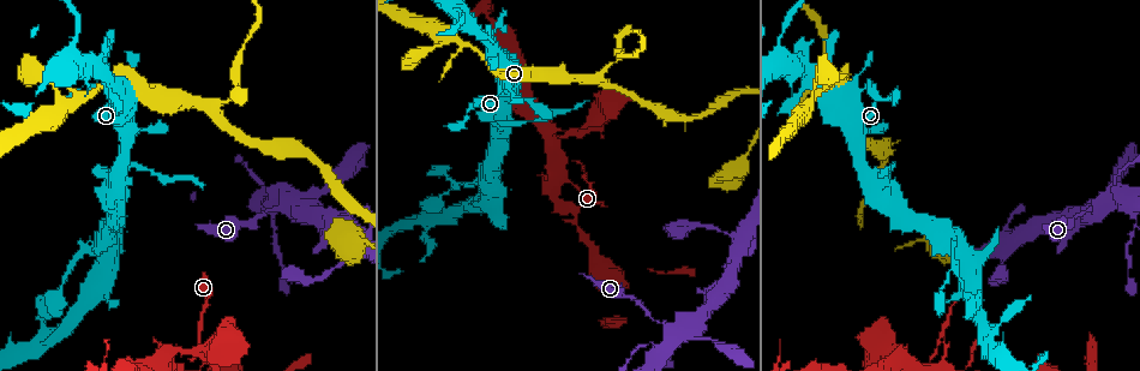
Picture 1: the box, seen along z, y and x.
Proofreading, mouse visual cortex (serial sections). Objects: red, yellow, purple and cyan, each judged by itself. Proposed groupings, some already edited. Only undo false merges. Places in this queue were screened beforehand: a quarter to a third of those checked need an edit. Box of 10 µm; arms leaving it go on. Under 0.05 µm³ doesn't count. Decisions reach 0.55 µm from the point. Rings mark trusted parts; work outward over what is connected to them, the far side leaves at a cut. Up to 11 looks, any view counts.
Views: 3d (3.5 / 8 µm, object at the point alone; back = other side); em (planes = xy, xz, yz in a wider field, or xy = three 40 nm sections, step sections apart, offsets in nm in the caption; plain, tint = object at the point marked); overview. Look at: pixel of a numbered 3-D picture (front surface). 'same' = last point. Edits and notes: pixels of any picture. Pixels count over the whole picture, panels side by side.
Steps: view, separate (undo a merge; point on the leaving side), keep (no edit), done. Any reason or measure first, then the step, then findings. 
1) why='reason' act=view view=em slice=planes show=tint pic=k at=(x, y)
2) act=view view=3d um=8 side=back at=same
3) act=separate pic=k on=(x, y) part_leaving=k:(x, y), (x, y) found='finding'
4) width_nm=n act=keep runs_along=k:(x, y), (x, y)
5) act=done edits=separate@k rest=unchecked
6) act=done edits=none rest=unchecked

why='abrupt turn' act=view view=3d um=3.5 pic=1 at=(674, 328)

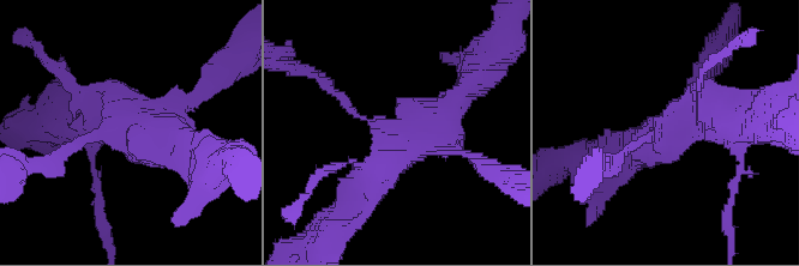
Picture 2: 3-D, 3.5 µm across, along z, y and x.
why='need the tissue' act=view view=em slice=xy step=5 show=tint pic=2 at=(666, 124)

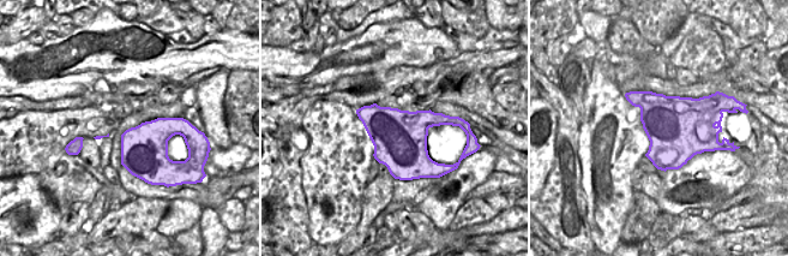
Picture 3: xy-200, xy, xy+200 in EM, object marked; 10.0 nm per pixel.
why='another direction' act=view view=em slice=planes show=tint at=same

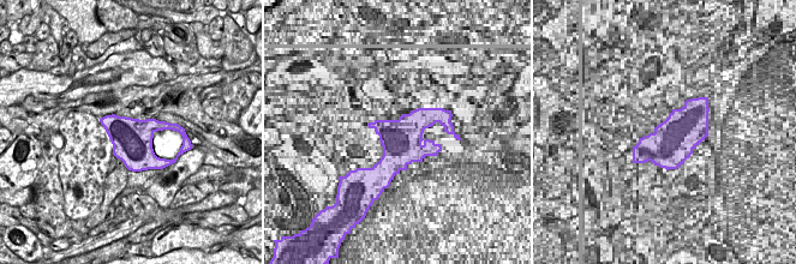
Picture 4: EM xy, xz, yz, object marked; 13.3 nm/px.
act=keep runs_along=2:(332, 90), (359, 118), (392, 132), (451, 102) found='all the same cell'

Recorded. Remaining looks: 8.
why='calibre changes' act=view view=3d um=3.5 pic=1 at=(578, 128)

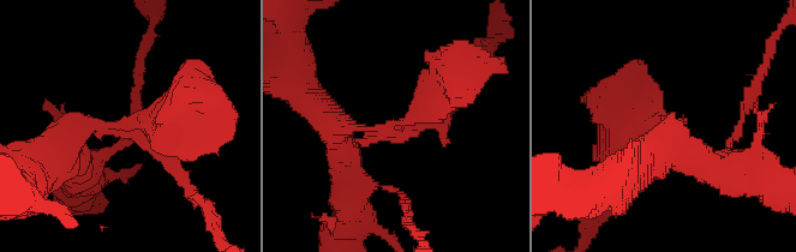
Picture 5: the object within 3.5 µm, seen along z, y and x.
arms=3 arm_widths_nm=200,300,400 why='shape alone is not enough' act=view view=em slice=xy step=1 show=tint pic=5 at=(396, 124)

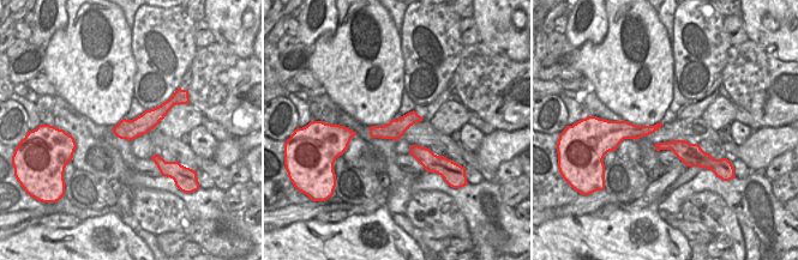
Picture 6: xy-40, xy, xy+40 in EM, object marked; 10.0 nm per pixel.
act=view view=em slice=xy step=5 show=tint at=same

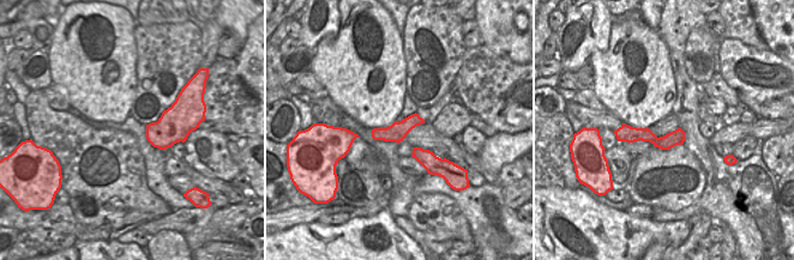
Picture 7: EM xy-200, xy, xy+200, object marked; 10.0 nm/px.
act=separate pic=5 on=(440, 127) found='a second cell is stuck on'

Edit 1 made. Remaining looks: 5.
why='abrupt turn' act=view view=3d um=3.5 side=back pic=1 at=(873, 179)

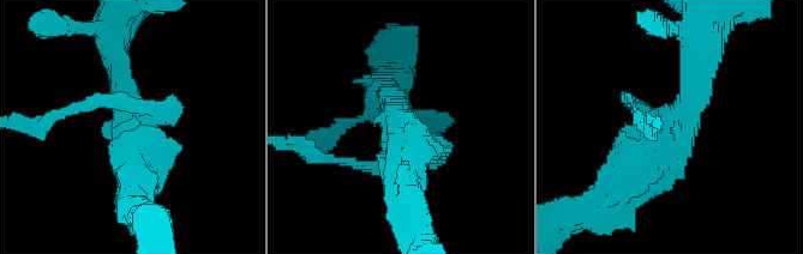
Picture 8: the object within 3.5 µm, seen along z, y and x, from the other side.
act=view view=em slice=xy step=2 show=tint pic=8 at=(132, 127)

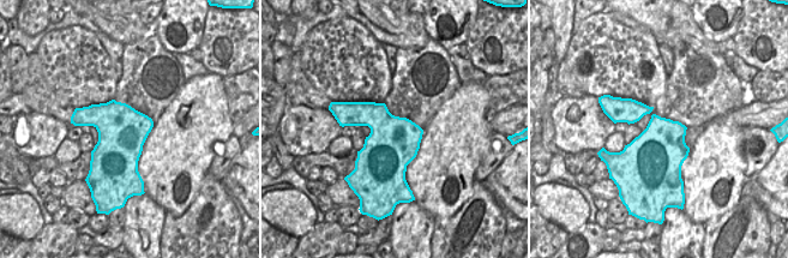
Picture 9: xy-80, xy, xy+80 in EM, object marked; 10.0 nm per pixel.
act=keep runs_along=8:(708, 62), (693, 100), (612, 188) found='one cell here'

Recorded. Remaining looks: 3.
why='thin neck' act=view view=3d um=8 pic=1 at=(616, 60)

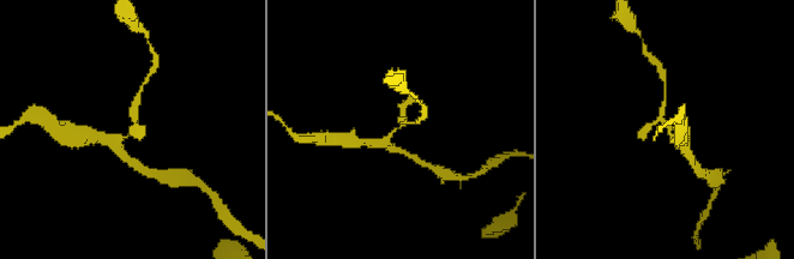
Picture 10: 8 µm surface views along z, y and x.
act=view view=3d um=3.5 side=back at=same

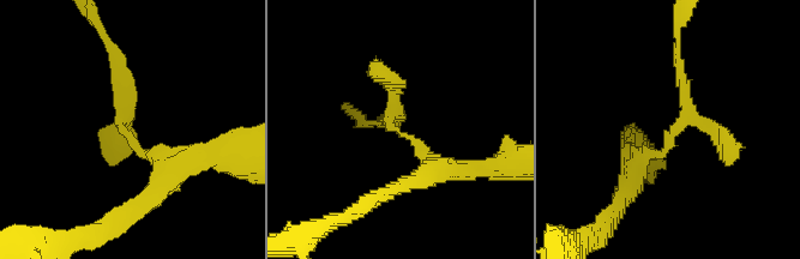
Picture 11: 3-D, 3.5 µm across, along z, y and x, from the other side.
act=view view=em slice=xy step=5 show=tint pic=11 at=(669, 137)

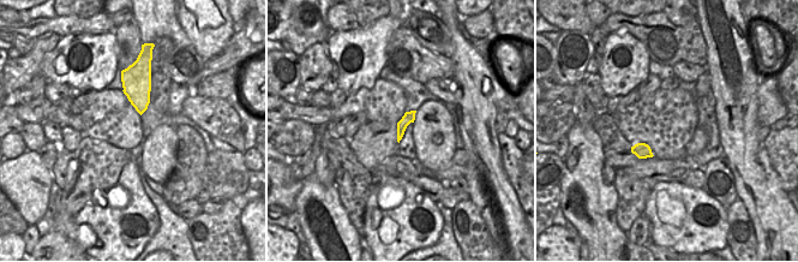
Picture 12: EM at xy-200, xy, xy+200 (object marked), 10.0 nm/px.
act=keep runs_along=11:(630, 163), (657, 156), (685, 116), (677, 65) found='continuous, no second cell'

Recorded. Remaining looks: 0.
act=done edits=separate@5 rest=unchecked

